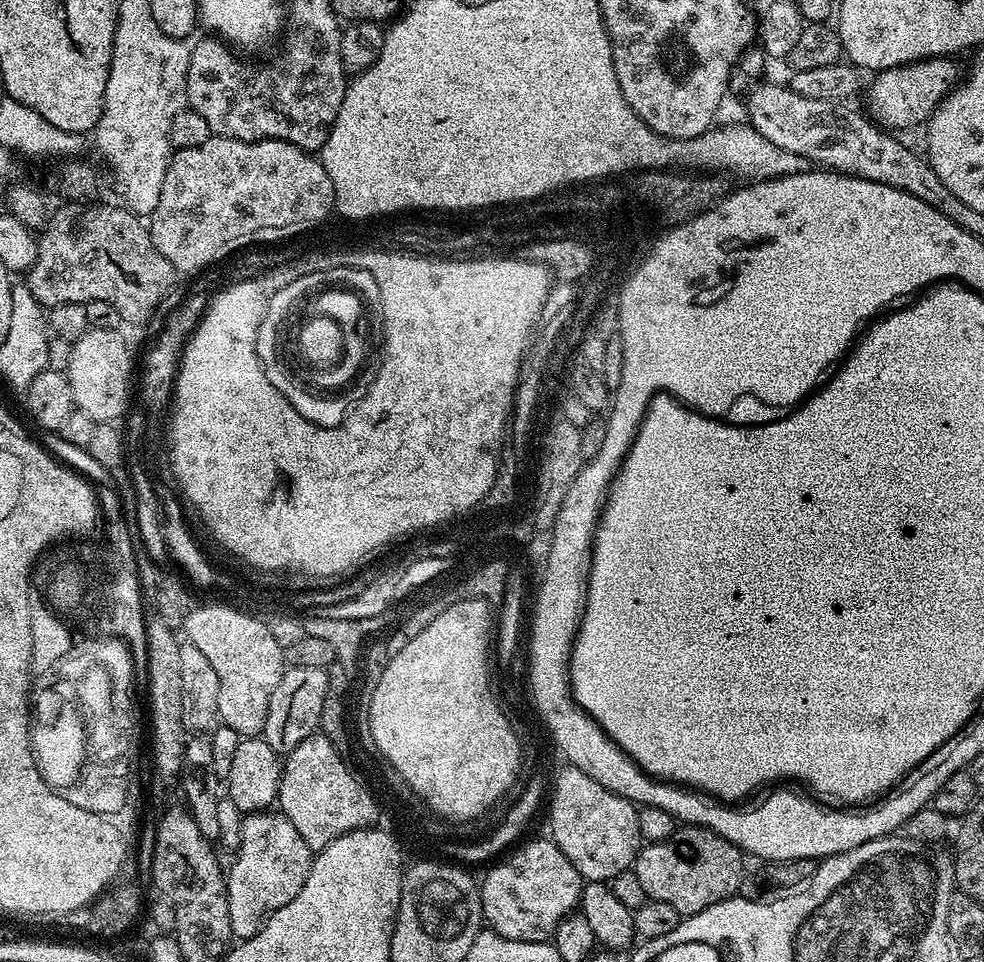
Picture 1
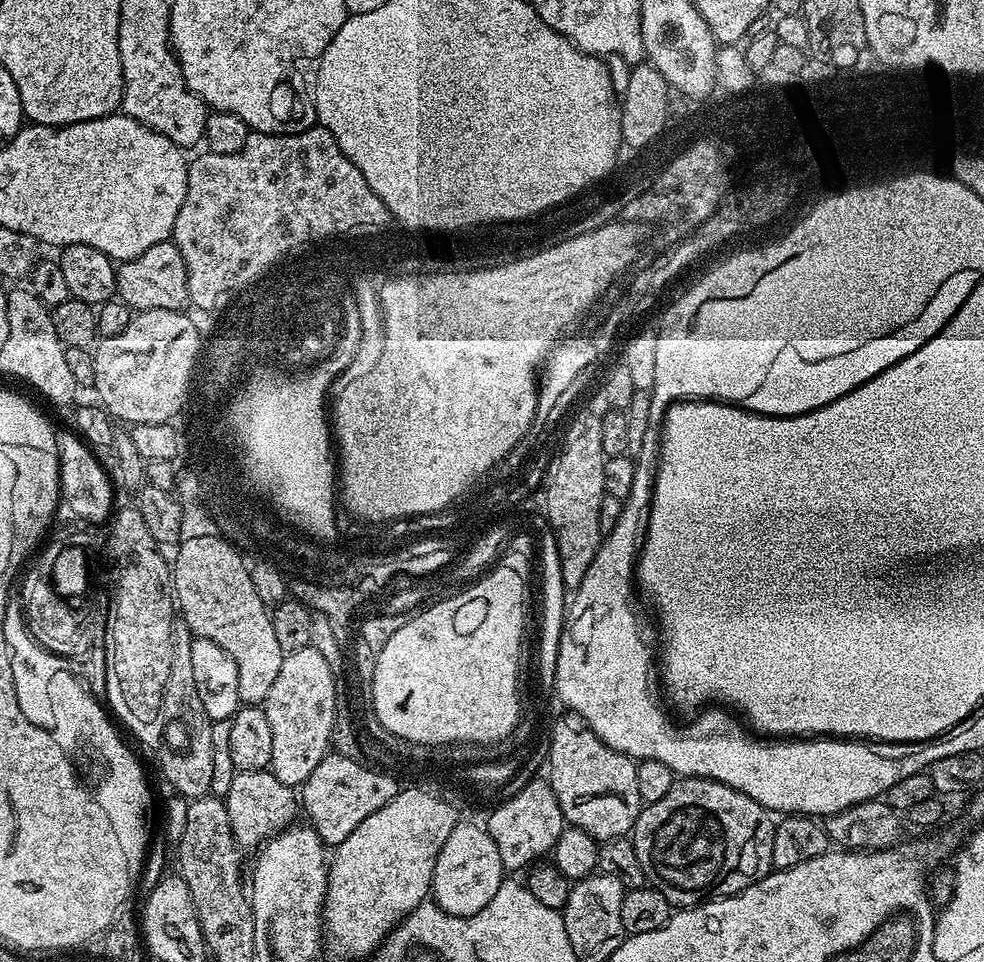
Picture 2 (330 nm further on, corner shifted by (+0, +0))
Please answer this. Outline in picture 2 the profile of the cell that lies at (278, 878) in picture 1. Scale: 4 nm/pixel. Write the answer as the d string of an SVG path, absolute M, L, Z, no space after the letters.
M271 770L237 772L236 777L230 782L226 803L232 823L232 833L241 849L248 850L252 847L255 849L297 819L298 796L292 792L295 791L289 785L278 782L278 778Z

